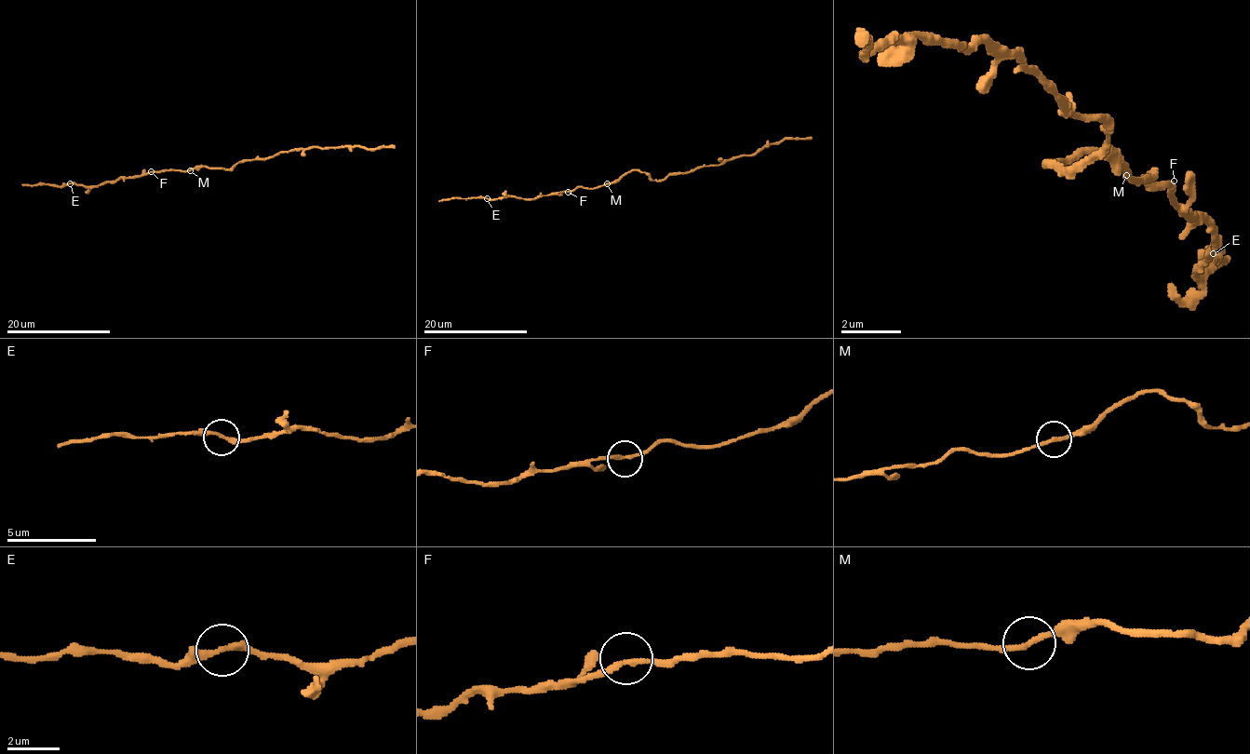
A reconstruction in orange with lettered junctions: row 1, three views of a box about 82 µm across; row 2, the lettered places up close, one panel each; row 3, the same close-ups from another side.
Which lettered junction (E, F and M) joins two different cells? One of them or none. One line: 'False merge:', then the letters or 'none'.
False merge: M

